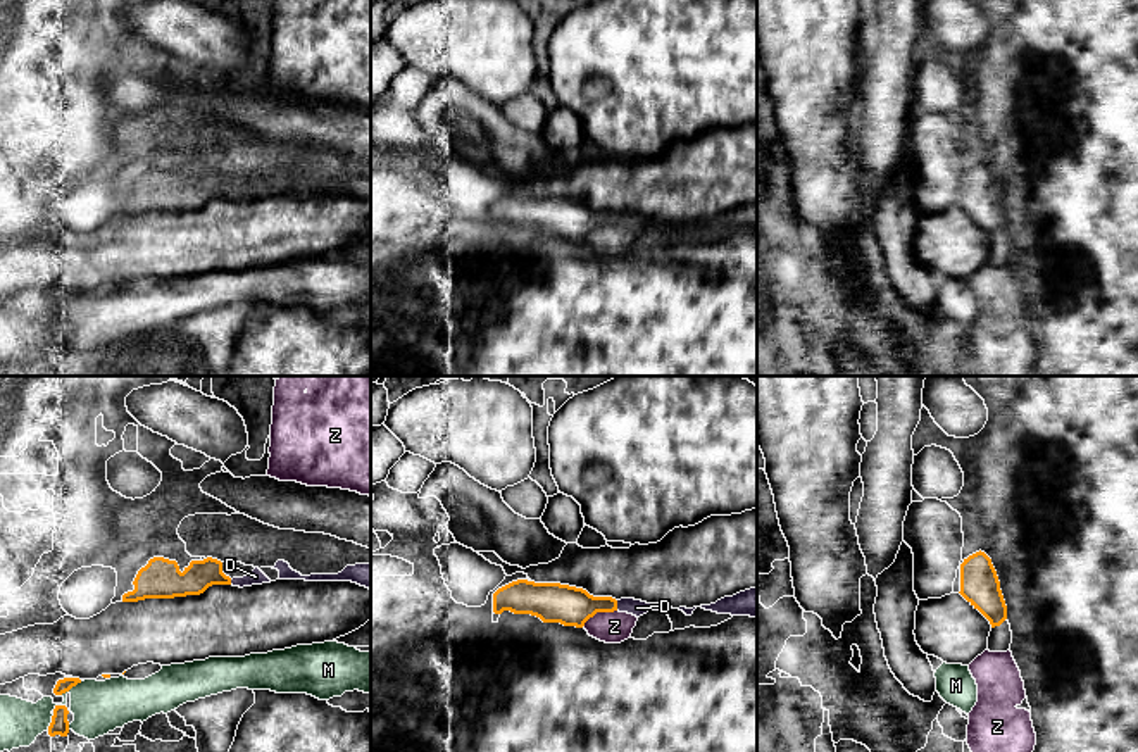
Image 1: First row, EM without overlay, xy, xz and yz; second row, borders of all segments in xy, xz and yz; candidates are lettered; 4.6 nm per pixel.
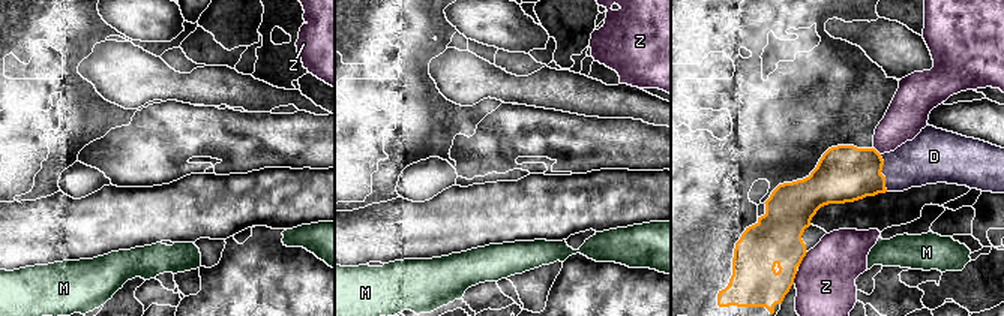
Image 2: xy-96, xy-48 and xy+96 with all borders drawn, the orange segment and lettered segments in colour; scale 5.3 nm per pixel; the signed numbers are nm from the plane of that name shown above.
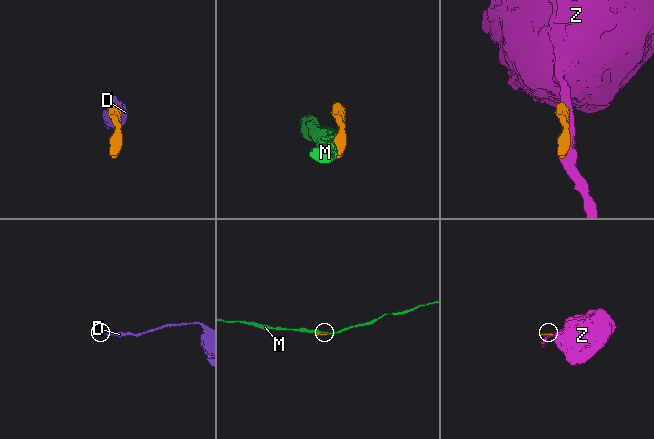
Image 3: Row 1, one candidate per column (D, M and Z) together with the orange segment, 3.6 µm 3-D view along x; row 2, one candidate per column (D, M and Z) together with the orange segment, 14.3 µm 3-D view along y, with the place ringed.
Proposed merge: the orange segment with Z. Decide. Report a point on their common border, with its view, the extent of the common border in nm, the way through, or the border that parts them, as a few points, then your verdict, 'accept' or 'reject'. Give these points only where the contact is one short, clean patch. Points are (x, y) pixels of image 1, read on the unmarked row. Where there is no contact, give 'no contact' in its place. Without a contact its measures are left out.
xz (599, 225) | 190 nm | along xz (616, 223), (595, 226), (581, 240) | reject

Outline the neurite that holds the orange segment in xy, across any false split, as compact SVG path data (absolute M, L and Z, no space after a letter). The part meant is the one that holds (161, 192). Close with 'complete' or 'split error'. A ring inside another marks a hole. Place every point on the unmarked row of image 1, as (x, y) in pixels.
M153 171L138 185L133 195L134 204L124 207L122 216L200 209L212 198L243 202L262 197L271 197L271 193L259 181L243 191L231 193L222 186L222 176L212 171L191 174L183 186L176 174Z; split error

